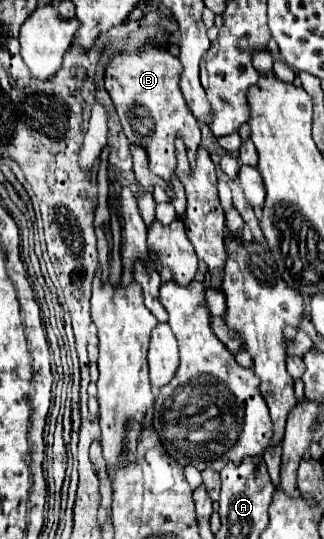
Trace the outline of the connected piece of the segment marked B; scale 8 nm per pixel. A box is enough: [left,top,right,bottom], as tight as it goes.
[105,46,201,186]

